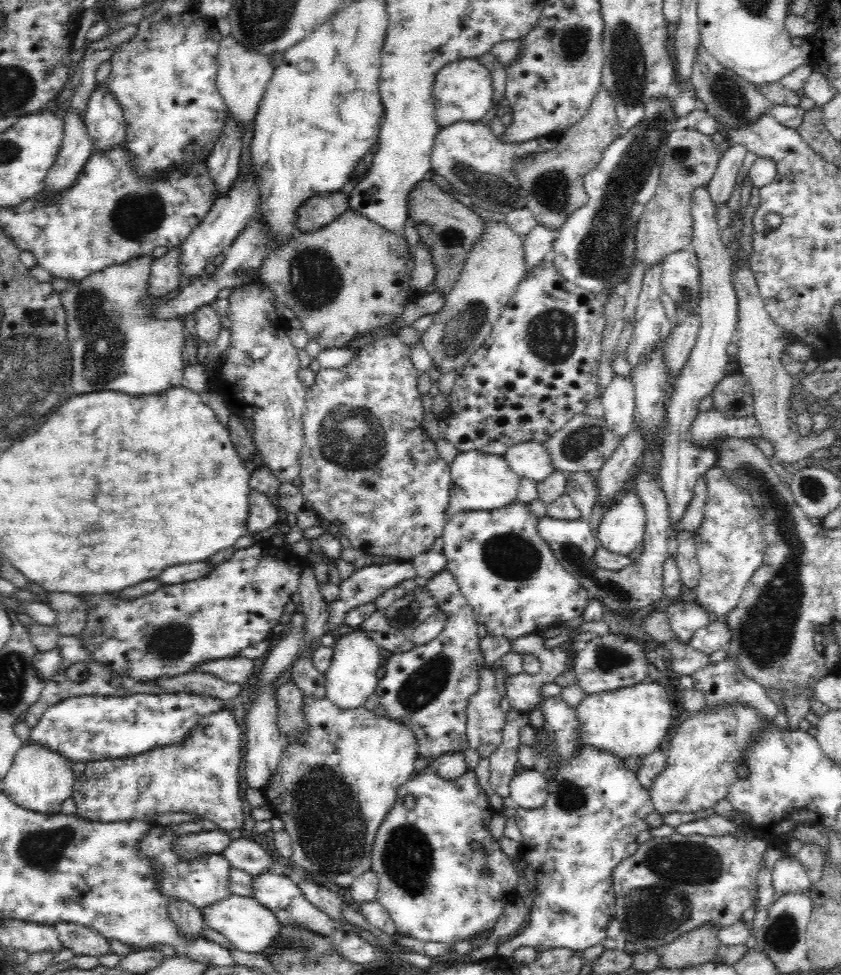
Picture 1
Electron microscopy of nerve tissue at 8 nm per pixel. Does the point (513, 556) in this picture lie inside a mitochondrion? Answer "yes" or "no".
yes

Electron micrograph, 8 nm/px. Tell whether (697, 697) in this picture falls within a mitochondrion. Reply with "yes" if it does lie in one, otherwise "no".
no

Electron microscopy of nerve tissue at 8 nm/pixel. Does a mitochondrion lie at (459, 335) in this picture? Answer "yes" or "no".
yes

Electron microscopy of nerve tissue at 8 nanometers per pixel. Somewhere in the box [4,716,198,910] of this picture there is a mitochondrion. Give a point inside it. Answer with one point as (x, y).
(41, 849)

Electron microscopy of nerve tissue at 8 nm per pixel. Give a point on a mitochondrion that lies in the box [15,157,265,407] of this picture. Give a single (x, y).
(97, 354)

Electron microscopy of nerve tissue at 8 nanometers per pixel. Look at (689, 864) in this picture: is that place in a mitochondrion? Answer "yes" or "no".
yes

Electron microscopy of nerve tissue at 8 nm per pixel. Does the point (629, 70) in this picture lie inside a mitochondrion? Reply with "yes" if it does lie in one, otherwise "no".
yes

